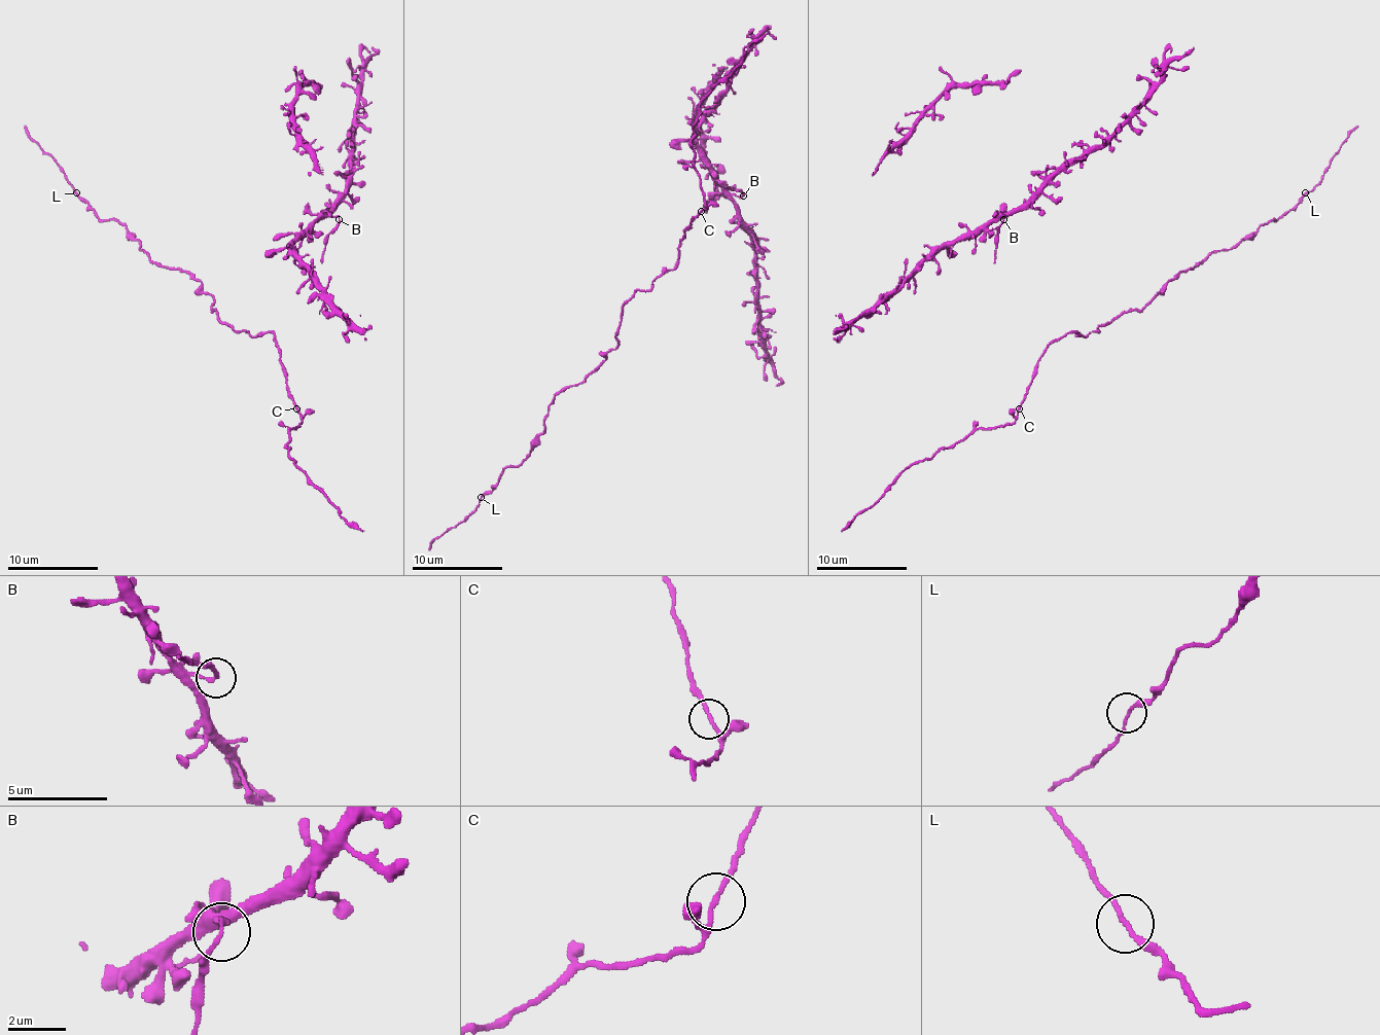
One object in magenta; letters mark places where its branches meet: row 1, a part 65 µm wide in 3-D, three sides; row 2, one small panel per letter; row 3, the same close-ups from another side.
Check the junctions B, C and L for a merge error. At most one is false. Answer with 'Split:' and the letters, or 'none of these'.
Split: B

